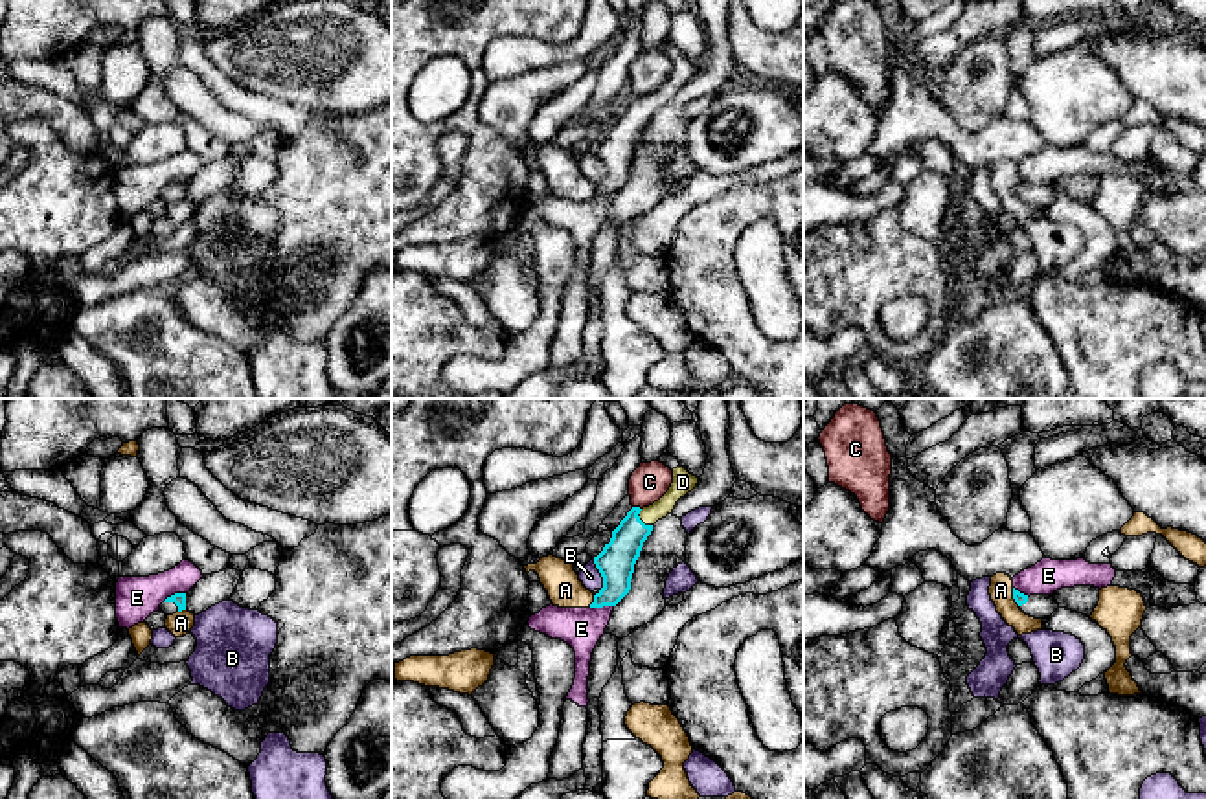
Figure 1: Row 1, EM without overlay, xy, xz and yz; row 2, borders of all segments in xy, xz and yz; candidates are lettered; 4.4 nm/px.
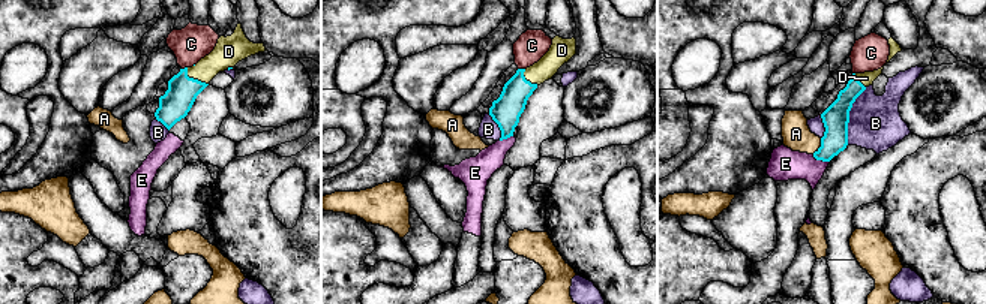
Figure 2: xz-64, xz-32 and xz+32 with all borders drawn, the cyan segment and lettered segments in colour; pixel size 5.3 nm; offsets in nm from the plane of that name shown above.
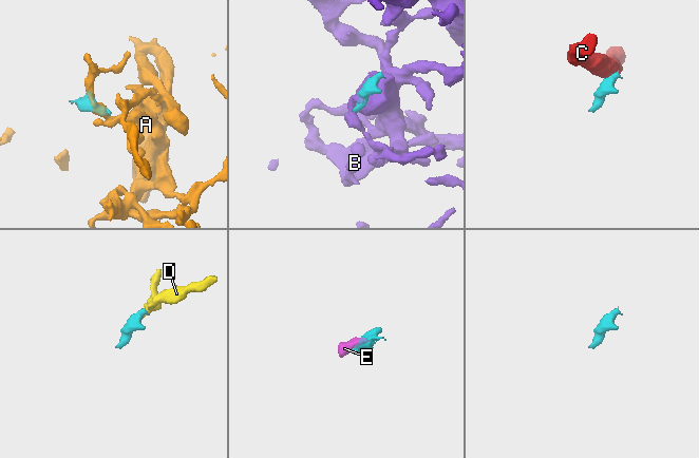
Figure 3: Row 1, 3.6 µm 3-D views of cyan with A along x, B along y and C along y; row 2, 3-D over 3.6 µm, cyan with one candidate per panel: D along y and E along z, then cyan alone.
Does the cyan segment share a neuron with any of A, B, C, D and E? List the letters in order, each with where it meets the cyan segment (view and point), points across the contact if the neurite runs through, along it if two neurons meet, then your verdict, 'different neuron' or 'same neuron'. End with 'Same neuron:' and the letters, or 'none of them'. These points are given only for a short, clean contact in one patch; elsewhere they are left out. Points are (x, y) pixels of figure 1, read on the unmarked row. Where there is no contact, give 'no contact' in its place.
A: xz (594, 190) | along xz (594, 184), (589, 193) | different neuron
B: xz (602, 164) | along xz (592, 147), (602, 166), (600, 179) | different neuron
C: xz (637, 96) | along xz (633, 94), (640, 98) | different neuron
D: xz (640, 109) | across xz (616, 151), (640, 109), (655, 101), (682, 70) | same neuron
E: xz (600, 195) | along xz (613, 193), (589, 195) | different neuron
Same neuron: D

